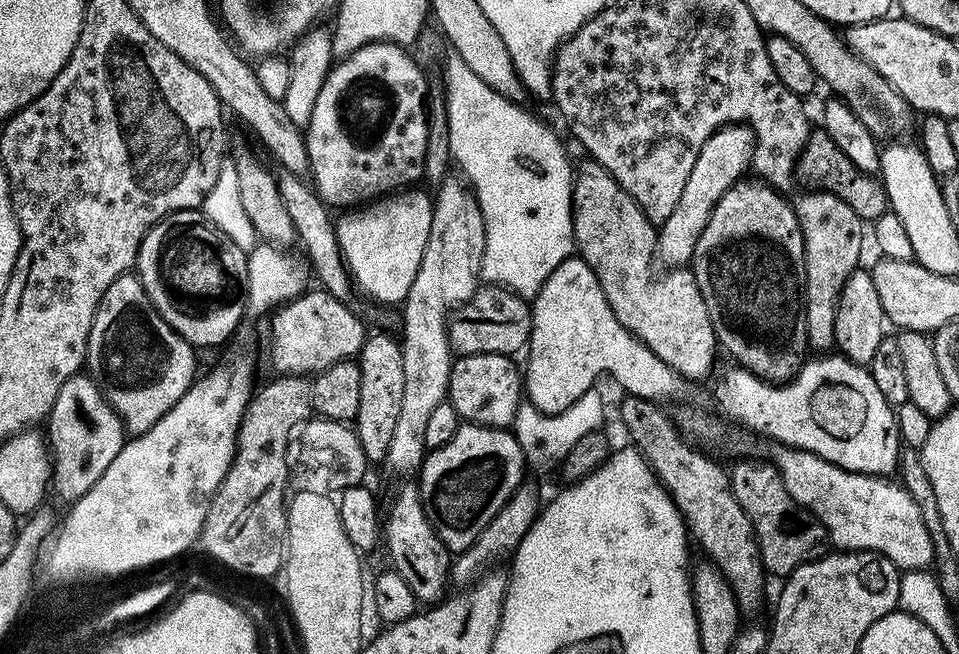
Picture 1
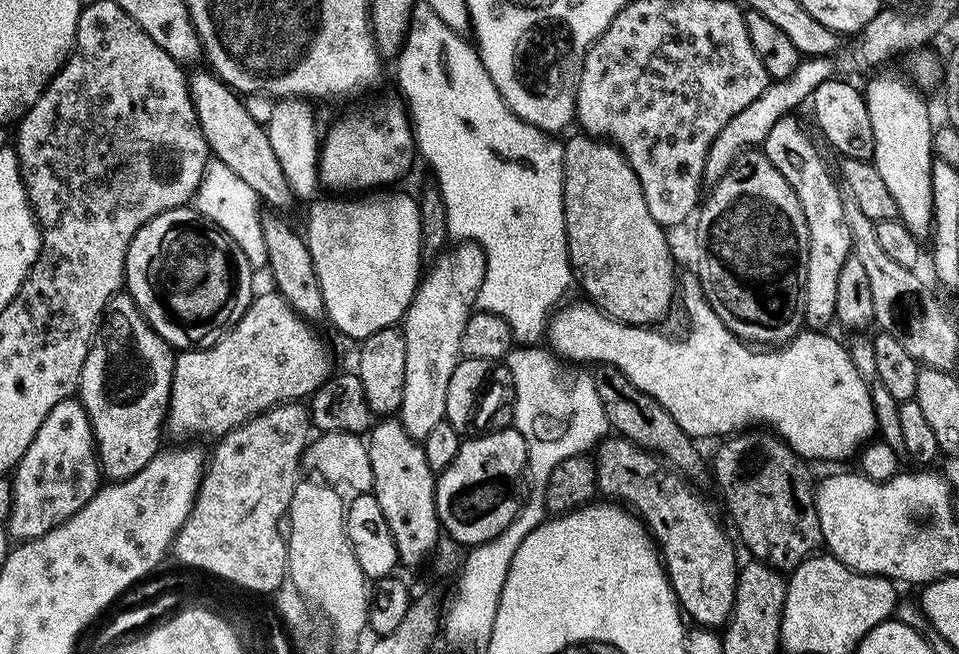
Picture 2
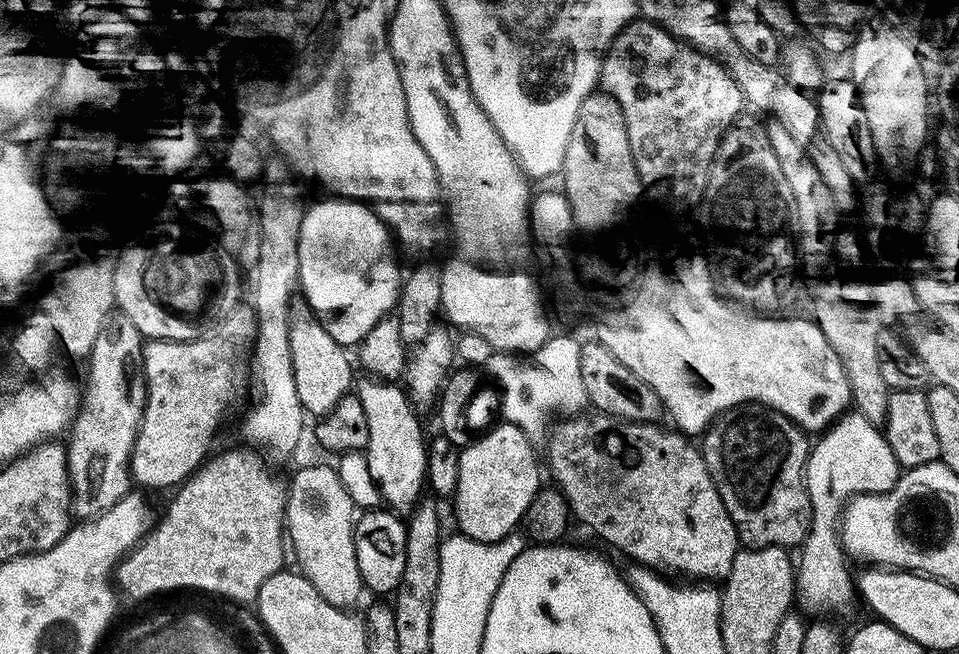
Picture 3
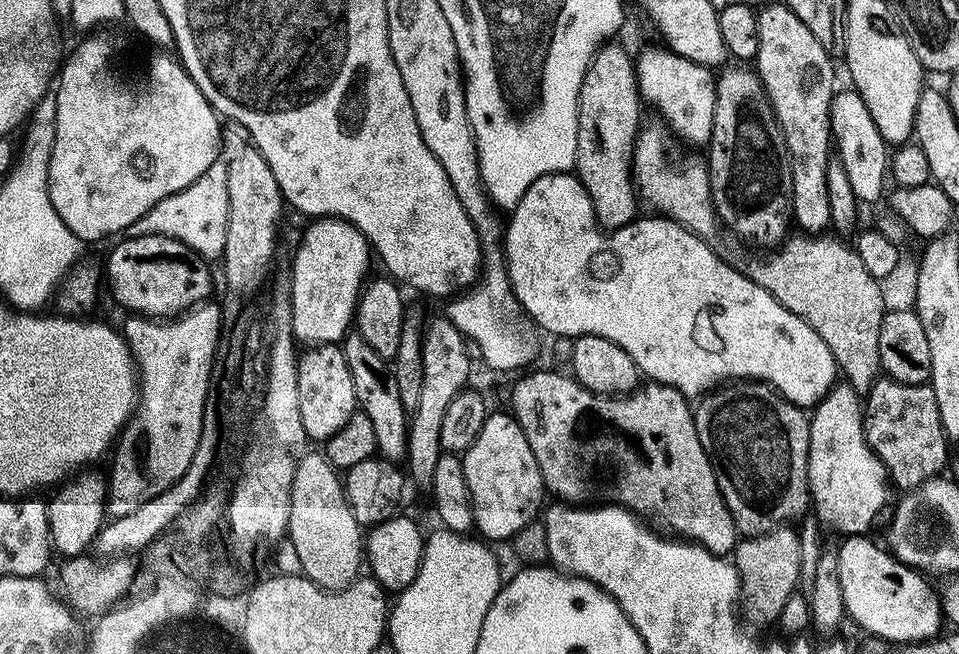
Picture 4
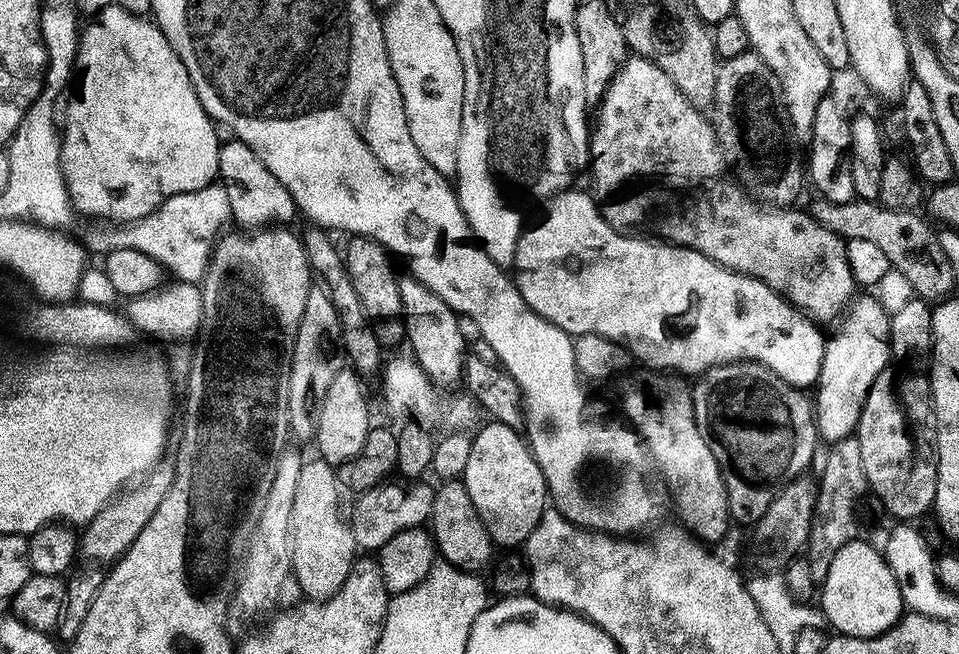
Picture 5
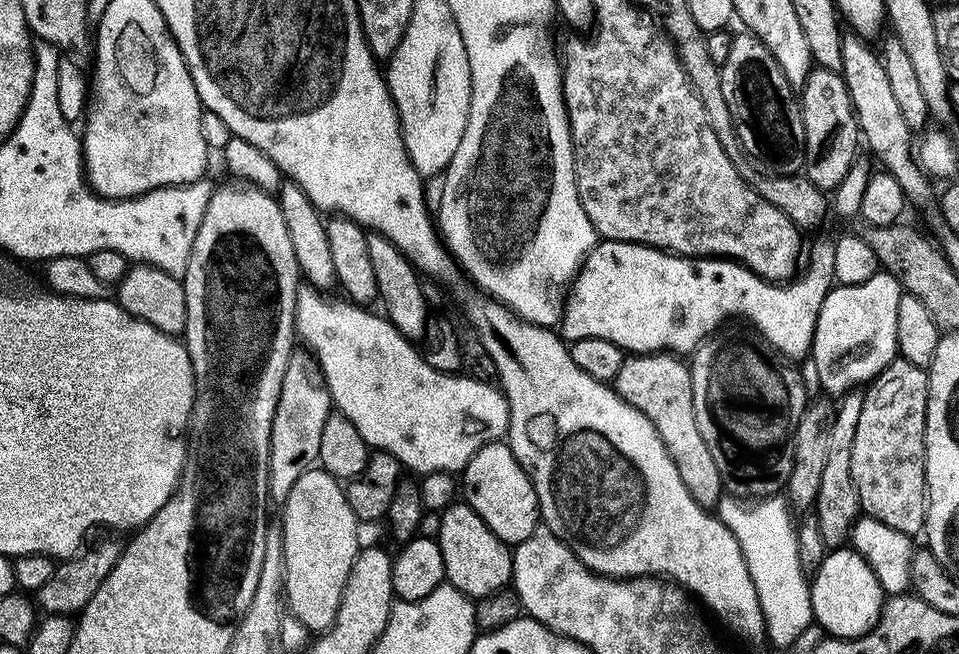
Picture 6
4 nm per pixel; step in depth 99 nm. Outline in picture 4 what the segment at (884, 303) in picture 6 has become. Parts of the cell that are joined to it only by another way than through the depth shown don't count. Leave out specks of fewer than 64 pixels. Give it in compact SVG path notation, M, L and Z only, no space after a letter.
M840 382L833 385L815 405L809 419L810 446L808 447L807 482L809 499L821 524L845 535L865 535L888 500L890 481L885 464L872 452L865 440L863 405L859 393Z

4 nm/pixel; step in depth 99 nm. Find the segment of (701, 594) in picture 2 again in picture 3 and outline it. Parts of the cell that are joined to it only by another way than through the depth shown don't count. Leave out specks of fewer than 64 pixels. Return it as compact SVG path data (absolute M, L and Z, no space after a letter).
M595 410L587 414L572 415L561 419L561 423L551 429L546 440L548 446L548 468L552 471L555 487L566 498L568 511L576 516L592 532L597 532L608 544L613 544L620 552L625 552L637 565L653 569L661 574L671 574L676 578L687 578L692 582L723 582L730 574L730 566L734 562L737 552L742 545L738 534L734 530L734 522L730 522L730 514L726 514L726 506L722 506L722 498L714 486L714 478L710 478L710 470L706 470L704 456L700 453L695 443L691 444L689 437L679 430L671 427L659 428L659 423L634 424L631 420L617 420L614 416L608 416L604 412Z

